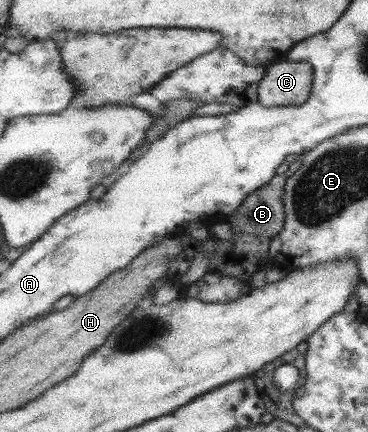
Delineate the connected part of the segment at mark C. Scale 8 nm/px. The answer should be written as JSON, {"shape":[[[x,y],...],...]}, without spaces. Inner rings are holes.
{"shape":[[[281,61],[269,64],[256,87],[256,101],[263,107],[299,106],[305,103],[312,84],[309,62]]]}

